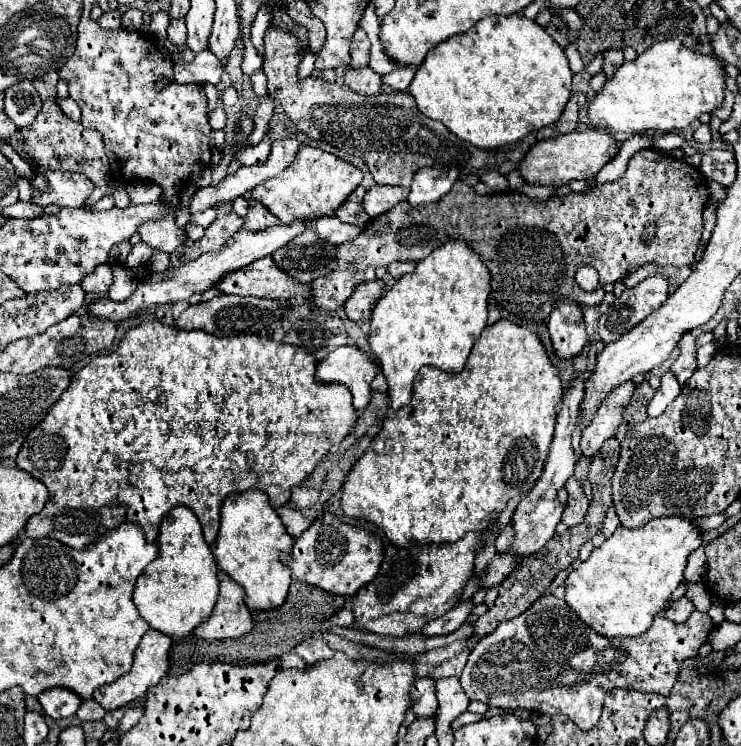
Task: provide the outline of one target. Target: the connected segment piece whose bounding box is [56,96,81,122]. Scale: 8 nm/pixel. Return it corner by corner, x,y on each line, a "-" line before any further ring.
66,96
66,98
56,98
56,102
60,102
60,110
64,112
64,116
68,116
68,118
72,118
72,120
76,120
76,122
80,120
80,108
70,96

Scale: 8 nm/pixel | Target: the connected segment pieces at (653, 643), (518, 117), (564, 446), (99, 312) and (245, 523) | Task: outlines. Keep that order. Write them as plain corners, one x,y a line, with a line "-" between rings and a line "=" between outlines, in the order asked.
544,594
524,614
498,624
496,632
476,642
460,674
460,684
470,700
484,702
488,704
488,708
528,708
532,712
548,716
566,714
576,726
580,726
582,730
590,730
600,718
606,692
612,688
630,688
638,692
656,692
668,696
668,692
676,684
678,666
698,654
698,648
706,644
712,628
712,618
696,610
684,624
674,624
664,616
656,616
652,628
640,636
606,638
580,622
576,618
576,612
572,612
572,608
564,600
554,598
552,594
=
520,14
482,18
474,28
464,34
456,34
446,42
432,48
424,62
418,66
408,94
414,96
418,110
442,122
458,138
478,148
498,148
514,144
530,132
554,124
570,98
572,72
568,68
566,54
552,40
552,36
534,20
=
576,378
576,380
572,380
570,390
562,398
562,406
560,406
558,420
556,420
556,430
554,430
554,440
552,440
552,446
550,446
550,454
548,454
544,472
542,472
540,480
536,482
536,486
530,490
530,494
514,510
514,516
512,516
514,540
502,552
502,556
494,556
492,558
492,562
488,564
486,572
480,576
480,588
482,590
490,590
492,586
500,586
514,572
514,568
516,568
516,560
514,558
522,558
522,556
530,556
530,554
538,552
554,536
554,528
560,522
562,510
564,510
558,504
558,500
556,500
556,492
574,474
574,466
576,466
576,456
574,456
574,450
570,446
570,440
572,440
572,430
574,430
574,426
578,422
582,398
584,398
584,382
582,382
582,378
=
296,220
296,224
286,226
286,224
278,224
278,226
270,226
264,232
246,232
246,230
238,230
236,236
232,236
232,240
228,240
228,244
224,244
224,248
216,250
216,252
208,252
180,268
168,268
162,274
150,274
144,280
138,282
136,292
130,296
130,300
126,302
112,302
110,298
100,300
92,306
88,306
88,314
92,318
106,318
112,322
122,322
130,316
134,316
136,312
140,312
142,308
150,308
150,306
162,306
162,304
172,304
176,300
188,300
192,294
202,294
210,288
214,288
226,274
240,270
248,264
252,264
254,260
260,260
264,256
270,256
274,250
282,248
284,244
288,244
294,236
302,234
308,228
308,222
304,220
=
246,490
228,496
222,504
220,532
216,538
216,564
244,588
248,610
272,610
282,604
290,586
290,568
280,562
280,552
290,554
294,538
288,536
280,516
260,490

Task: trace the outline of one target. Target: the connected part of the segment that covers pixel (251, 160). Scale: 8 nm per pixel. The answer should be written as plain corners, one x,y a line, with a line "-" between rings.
264,138
260,144
256,144
256,146
246,146
244,150
236,152
234,158
240,160
242,164
248,164
248,166
252,166
252,164
262,164
264,160
268,160
268,152
272,150
272,142
274,142
272,138

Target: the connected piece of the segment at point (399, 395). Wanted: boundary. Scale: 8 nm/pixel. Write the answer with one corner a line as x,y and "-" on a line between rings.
450,240
432,256
420,260
412,274
404,274
374,306
368,344
386,380
390,408
398,410
412,398
412,382
422,366
460,372
470,348
486,326
490,280
480,256
462,240

